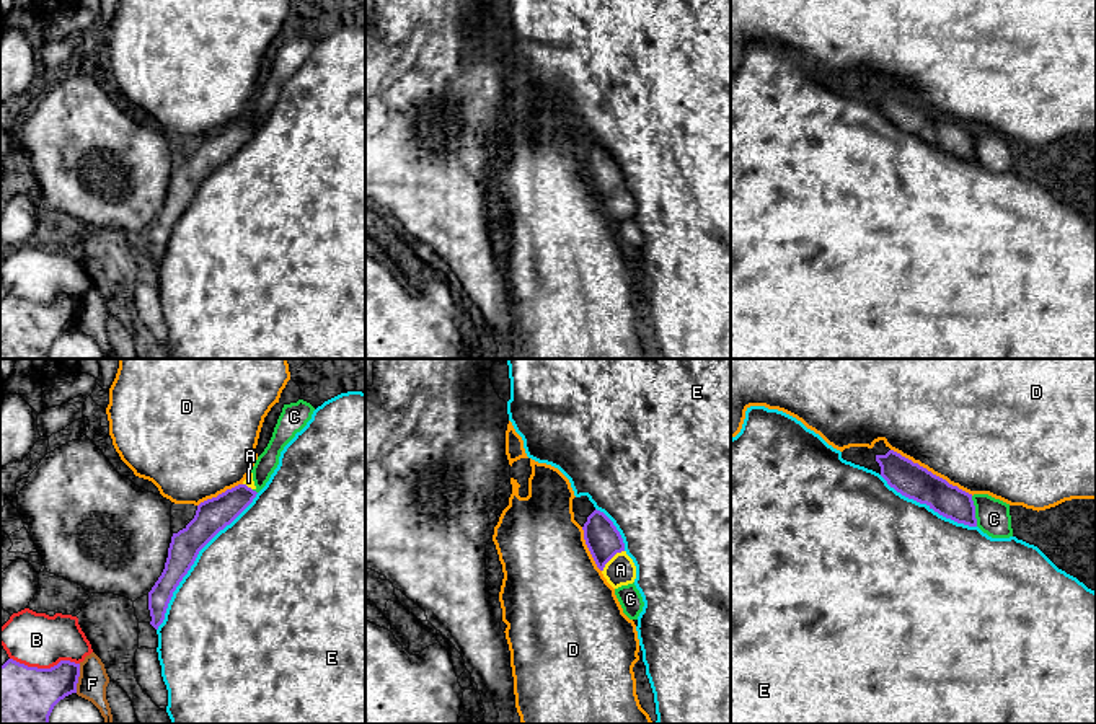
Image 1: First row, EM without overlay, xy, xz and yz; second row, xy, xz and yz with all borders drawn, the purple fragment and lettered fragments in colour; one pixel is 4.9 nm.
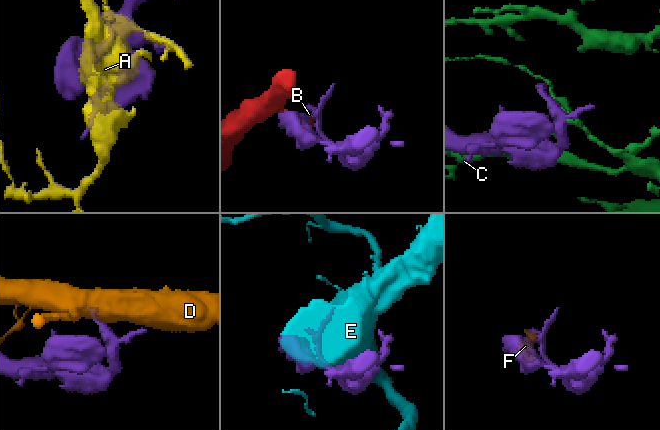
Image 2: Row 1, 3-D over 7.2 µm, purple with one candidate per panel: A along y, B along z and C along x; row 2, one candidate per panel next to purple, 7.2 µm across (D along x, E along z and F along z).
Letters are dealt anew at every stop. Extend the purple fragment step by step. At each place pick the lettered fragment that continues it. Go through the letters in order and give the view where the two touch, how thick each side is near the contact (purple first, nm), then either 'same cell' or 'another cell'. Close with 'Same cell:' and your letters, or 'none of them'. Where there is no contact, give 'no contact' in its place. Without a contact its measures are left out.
A: meets purple in xz; 170 nm thick on the purple side, 150 nm on the other; same cell
B: meets purple in xy; 400 nm thick on the purple side, 280 nm on the other; another cell
C: meets purple in yz; 160 nm thick on the purple side, 160 nm on the other; another cell
D: meets purple in yz; 170 nm thick on the purple side, 500 nm on the other; another cell
E: meets purple in xy; 160 nm thick on the purple side, 500 nm on the other; another cell
F: meets purple in xy; 260 nm thick on the purple side, 140 nm on the other; another cell
Same cell: A

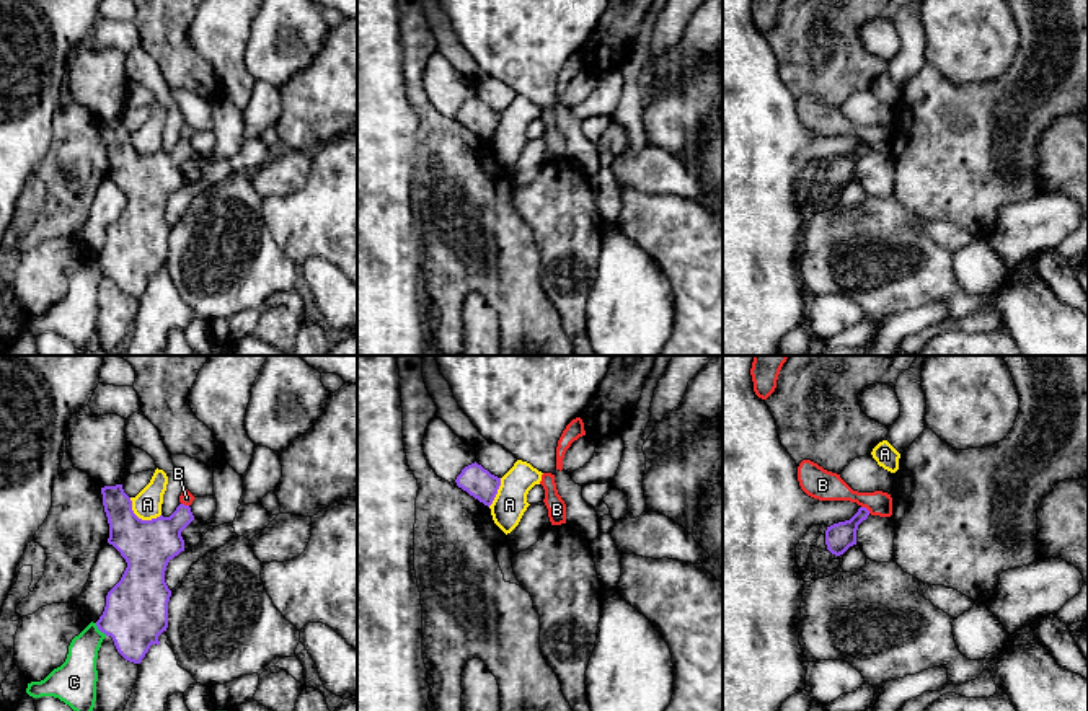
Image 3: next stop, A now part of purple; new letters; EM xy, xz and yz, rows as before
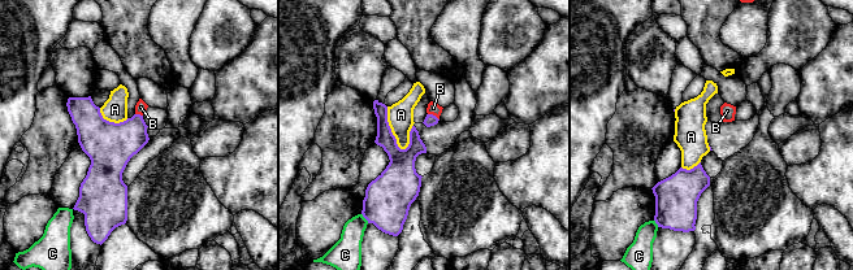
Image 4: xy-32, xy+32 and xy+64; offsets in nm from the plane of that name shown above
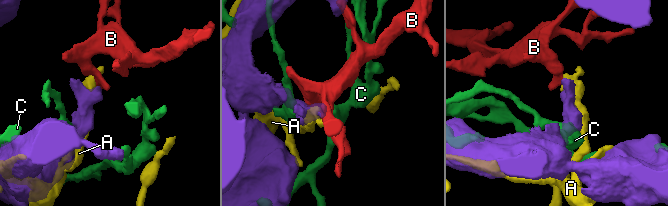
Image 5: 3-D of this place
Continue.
A: meets purple in xy; 260 nm thick on the purple side, 140 nm on the other; another cell
B: meets purple in yz; 140 nm thick on the purple side, 150 nm on the other; another cell
C: meets purple in xy; 320 nm thick on the purple side, 190 nm on the other; another cell
Same cell: none of them

